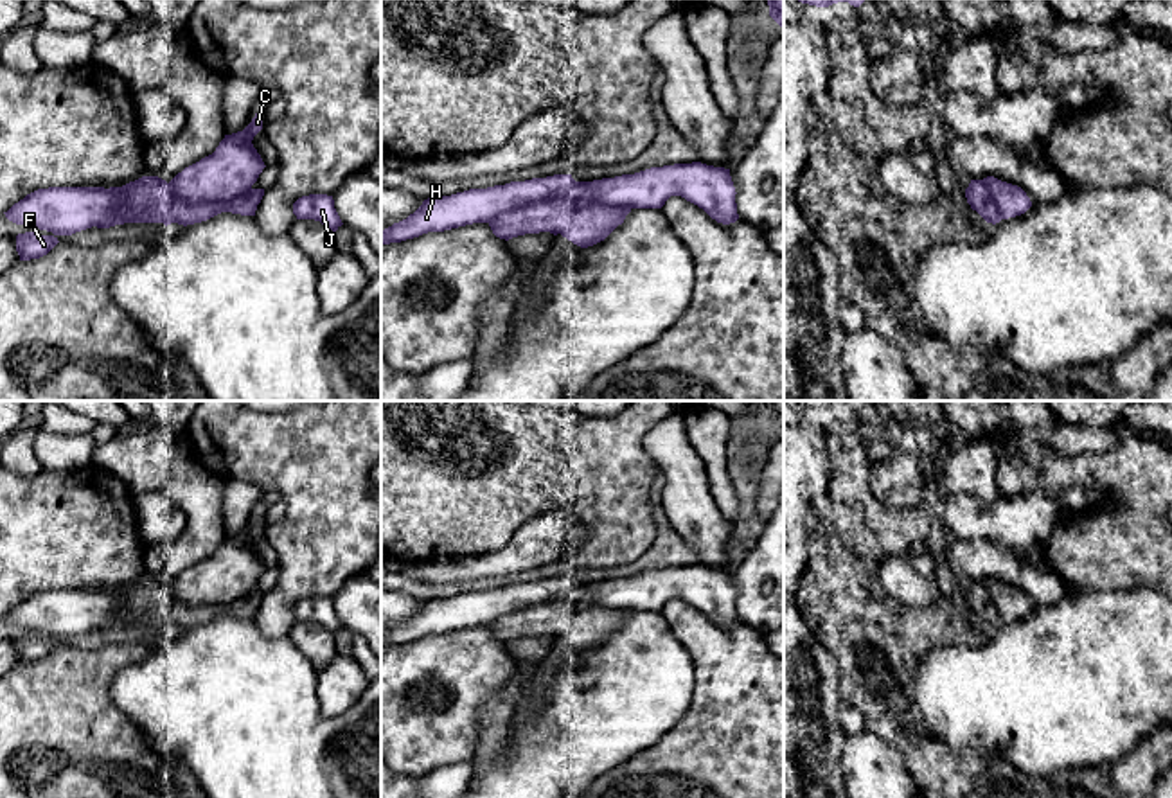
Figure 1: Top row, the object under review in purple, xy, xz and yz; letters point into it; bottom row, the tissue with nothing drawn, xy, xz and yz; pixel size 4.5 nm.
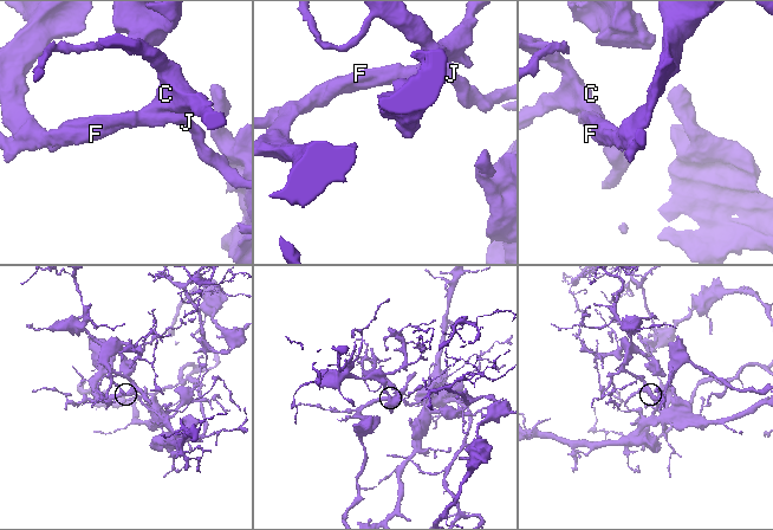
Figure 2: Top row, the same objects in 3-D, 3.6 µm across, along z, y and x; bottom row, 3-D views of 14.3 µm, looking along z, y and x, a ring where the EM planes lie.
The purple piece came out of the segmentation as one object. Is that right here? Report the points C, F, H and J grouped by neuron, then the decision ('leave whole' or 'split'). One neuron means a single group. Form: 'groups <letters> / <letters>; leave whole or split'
groups C F / H J; split

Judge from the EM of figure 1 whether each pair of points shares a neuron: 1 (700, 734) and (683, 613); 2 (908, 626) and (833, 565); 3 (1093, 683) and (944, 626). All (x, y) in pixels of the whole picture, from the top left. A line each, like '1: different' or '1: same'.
1: same
2: same
3: different

